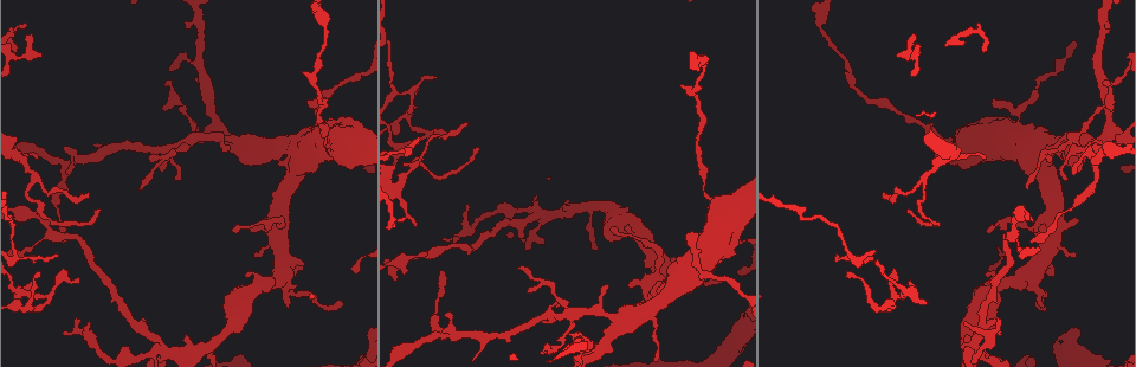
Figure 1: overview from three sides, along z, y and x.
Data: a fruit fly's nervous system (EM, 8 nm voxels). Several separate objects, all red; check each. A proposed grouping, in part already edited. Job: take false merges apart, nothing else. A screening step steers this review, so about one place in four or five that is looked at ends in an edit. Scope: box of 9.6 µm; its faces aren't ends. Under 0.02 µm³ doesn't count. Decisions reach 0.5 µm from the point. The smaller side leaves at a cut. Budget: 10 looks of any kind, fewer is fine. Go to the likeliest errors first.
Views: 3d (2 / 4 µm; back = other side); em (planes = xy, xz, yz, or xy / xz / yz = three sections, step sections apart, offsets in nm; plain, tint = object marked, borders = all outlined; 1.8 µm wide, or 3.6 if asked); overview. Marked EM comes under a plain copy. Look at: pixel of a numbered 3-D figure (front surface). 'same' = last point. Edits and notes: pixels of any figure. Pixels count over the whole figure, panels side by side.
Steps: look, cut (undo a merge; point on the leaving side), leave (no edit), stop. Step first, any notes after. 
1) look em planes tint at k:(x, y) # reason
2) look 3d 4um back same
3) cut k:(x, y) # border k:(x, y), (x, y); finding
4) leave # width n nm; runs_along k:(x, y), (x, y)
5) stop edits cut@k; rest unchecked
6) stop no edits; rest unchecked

look 3d 4um at 1:(1042, 146)

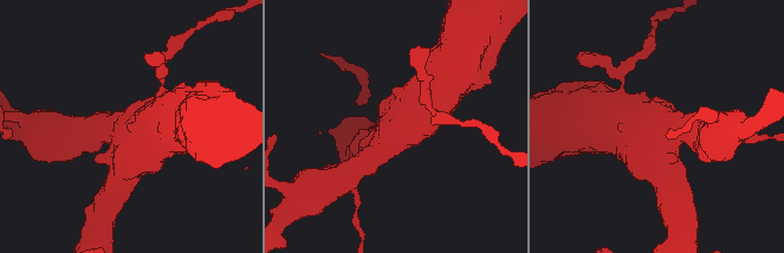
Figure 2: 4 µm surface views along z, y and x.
look em 3.6um yz step 8 tint at 2:(131, 132) # now the EM

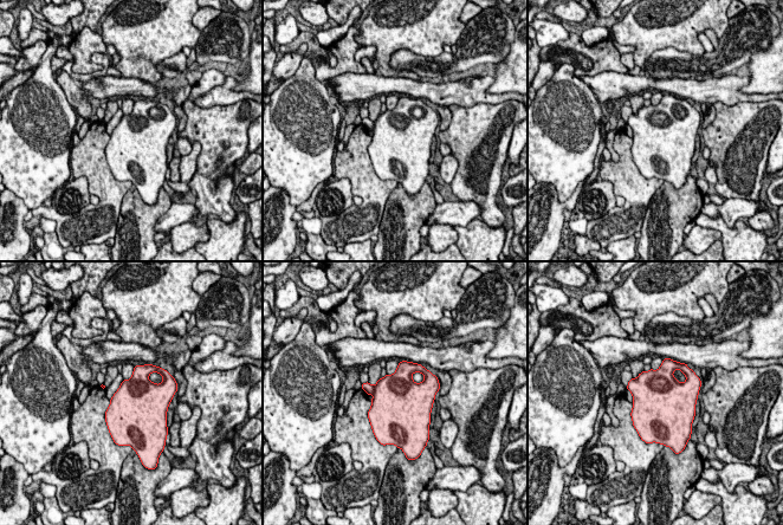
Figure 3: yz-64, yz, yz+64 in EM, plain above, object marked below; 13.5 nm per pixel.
look em 3.6um planes tint same # cut it another way

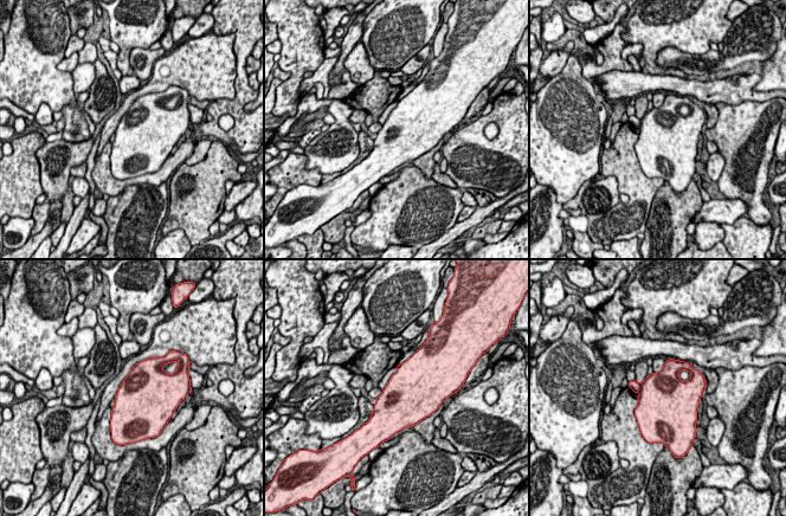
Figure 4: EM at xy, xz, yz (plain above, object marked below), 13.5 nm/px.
leave # one neuron here

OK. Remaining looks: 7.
look 3d 4um at 1:(1091, 165) # arms part here

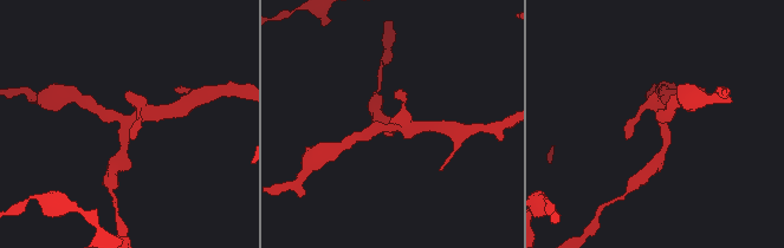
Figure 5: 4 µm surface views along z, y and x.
look em planes tint at 5:(127, 121) # shape alone is not enough

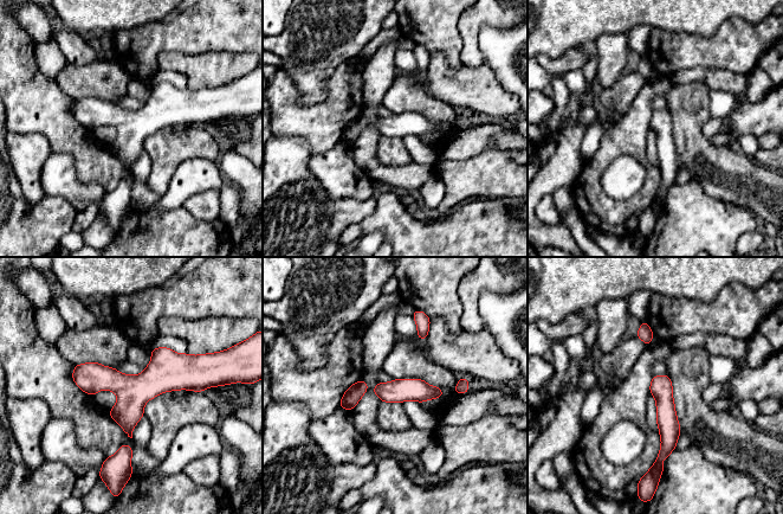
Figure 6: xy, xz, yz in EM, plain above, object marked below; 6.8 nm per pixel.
leave # runs_along 6:(75, 376), (118, 383), (201, 384); one neuron here

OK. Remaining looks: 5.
look em xy step 16 tint at 1:(878, 308) # abrupt turn

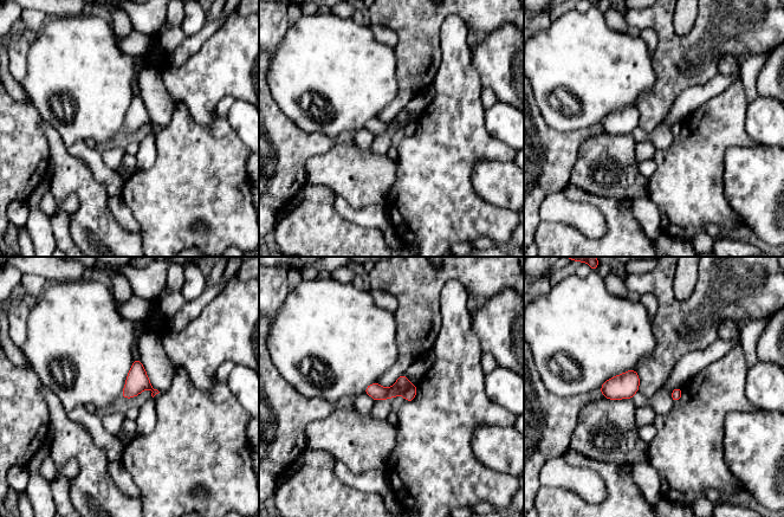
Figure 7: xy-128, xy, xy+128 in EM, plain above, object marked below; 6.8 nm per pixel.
look em planes tint same # another direction

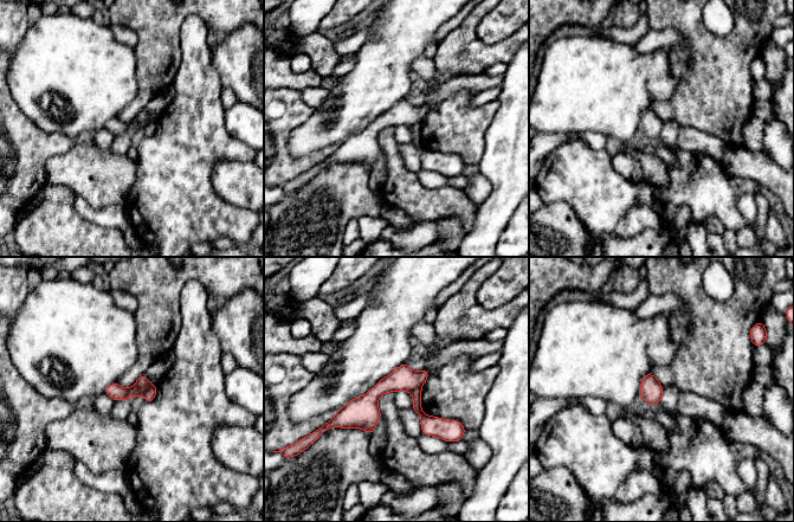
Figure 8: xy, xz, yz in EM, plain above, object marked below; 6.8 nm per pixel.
cut 8:(115, 391) # part_leaving 8:(425, 374), (382, 386), (335, 424); two neurons meet here

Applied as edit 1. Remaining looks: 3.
stop edits cut@8; rest unchecked

